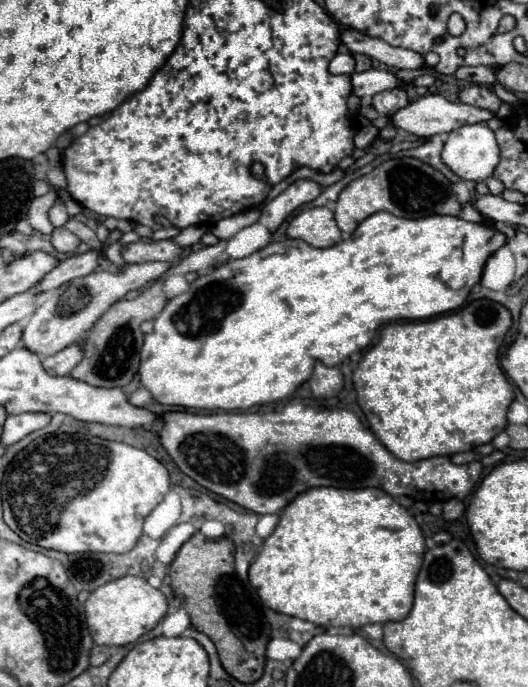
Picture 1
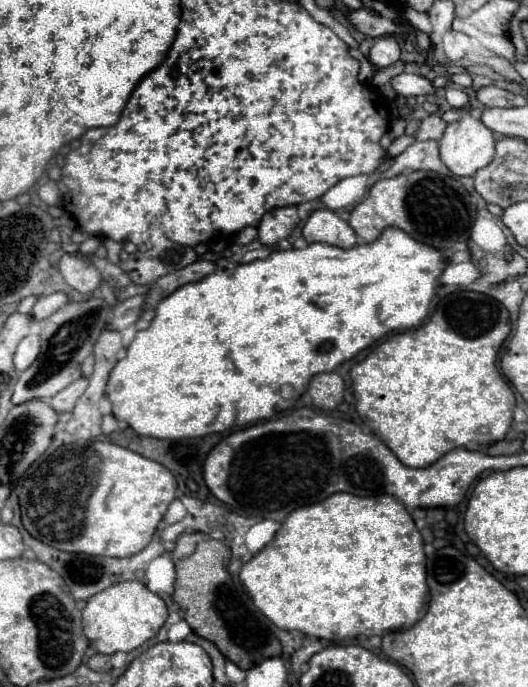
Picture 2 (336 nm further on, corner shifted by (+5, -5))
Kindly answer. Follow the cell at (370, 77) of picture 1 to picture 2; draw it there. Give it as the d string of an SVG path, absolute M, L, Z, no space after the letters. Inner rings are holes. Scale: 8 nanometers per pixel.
M401 73L401 75L393 77L391 85L403 97L419 97L419 95L427 95L427 93L435 91L431 87L429 79L425 79L421 75L413 75L413 73Z

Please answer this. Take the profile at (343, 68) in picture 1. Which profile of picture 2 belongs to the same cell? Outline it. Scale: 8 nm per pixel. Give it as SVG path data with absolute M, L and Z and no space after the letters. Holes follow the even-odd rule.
M383 37L371 47L367 59L371 61L371 65L381 69L381 67L393 65L399 59L399 55L401 55L401 47L399 47L397 39L395 37Z

